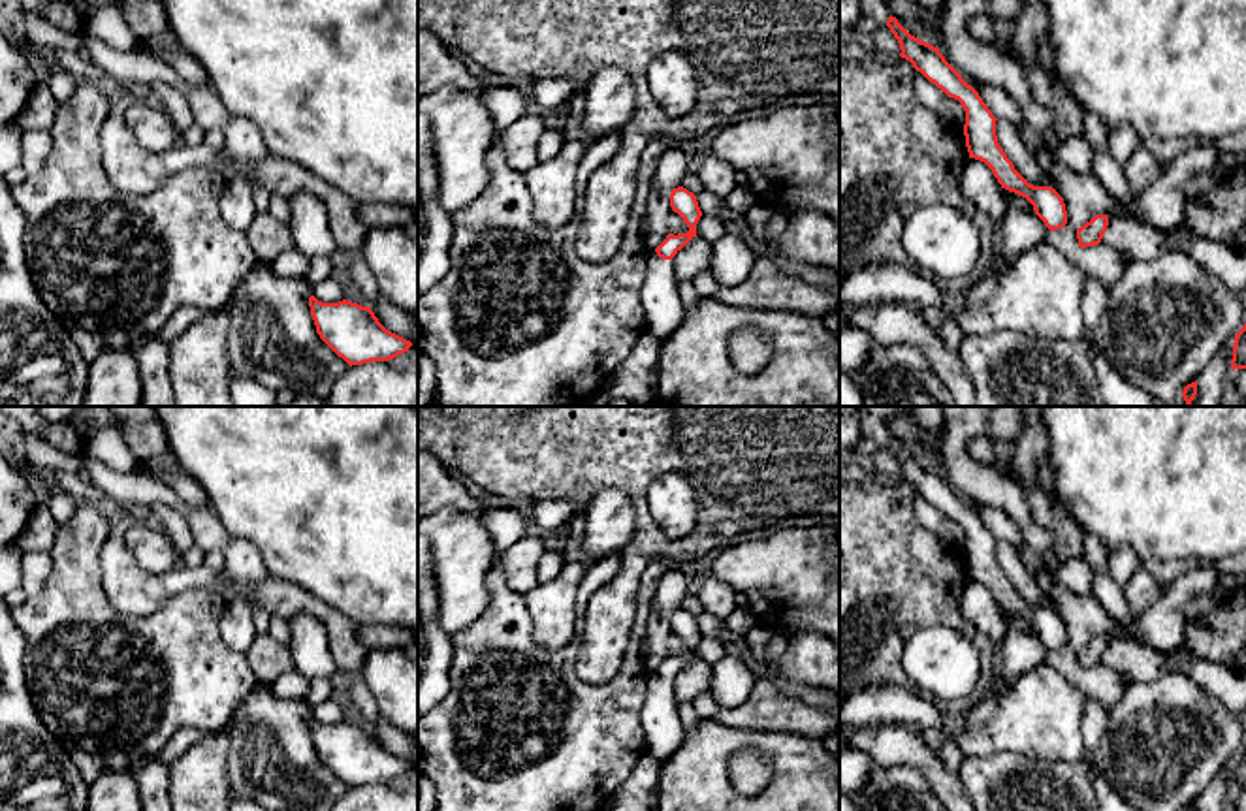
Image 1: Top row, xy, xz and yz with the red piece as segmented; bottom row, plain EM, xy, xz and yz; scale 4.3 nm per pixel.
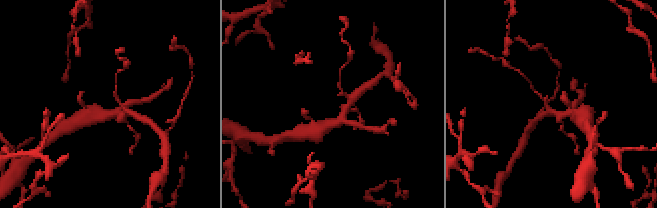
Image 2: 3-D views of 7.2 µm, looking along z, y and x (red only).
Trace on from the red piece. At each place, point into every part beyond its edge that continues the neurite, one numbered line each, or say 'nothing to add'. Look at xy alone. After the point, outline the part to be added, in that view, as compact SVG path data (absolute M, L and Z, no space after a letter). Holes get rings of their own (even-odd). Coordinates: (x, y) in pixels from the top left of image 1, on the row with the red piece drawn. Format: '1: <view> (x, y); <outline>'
nothing to add

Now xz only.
1: xz (663, 309); M649 250L640 299L646 316L646 331L651 335L664 341L685 324L685 310L678 295L674 275L674 260L663 260L655 250Z

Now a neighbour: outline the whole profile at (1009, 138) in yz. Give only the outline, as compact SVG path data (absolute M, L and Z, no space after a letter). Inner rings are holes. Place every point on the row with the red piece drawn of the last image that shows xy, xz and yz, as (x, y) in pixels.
M1009 119L996 120L998 143L1013 162L1014 169L1033 186L1048 186L1048 177L1041 171L1035 158L1028 152L1022 134Z

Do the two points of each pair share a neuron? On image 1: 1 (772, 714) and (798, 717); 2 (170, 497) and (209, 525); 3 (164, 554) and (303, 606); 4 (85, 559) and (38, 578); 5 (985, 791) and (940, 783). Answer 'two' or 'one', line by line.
1: one
2: one
3: two
4: two
5: two

